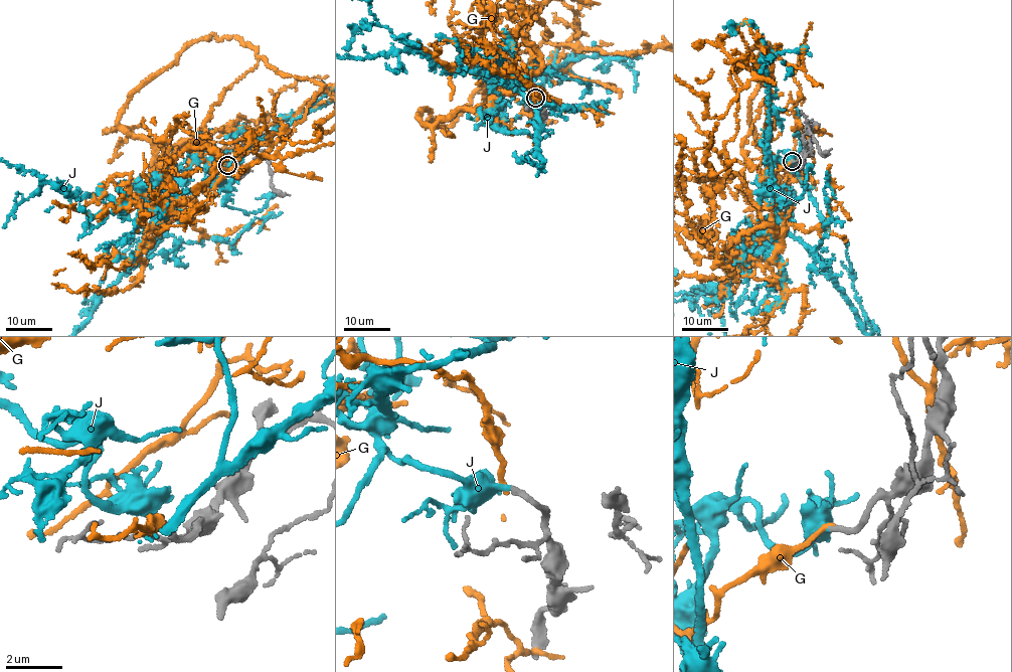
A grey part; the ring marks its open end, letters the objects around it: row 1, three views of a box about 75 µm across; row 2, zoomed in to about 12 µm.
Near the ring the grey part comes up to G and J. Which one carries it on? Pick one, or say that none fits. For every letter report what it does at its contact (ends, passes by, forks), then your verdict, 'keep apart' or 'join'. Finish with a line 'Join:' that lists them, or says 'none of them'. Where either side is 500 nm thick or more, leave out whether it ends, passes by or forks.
G: it ends there; keep apart
J: it passes by; join
Join: J

